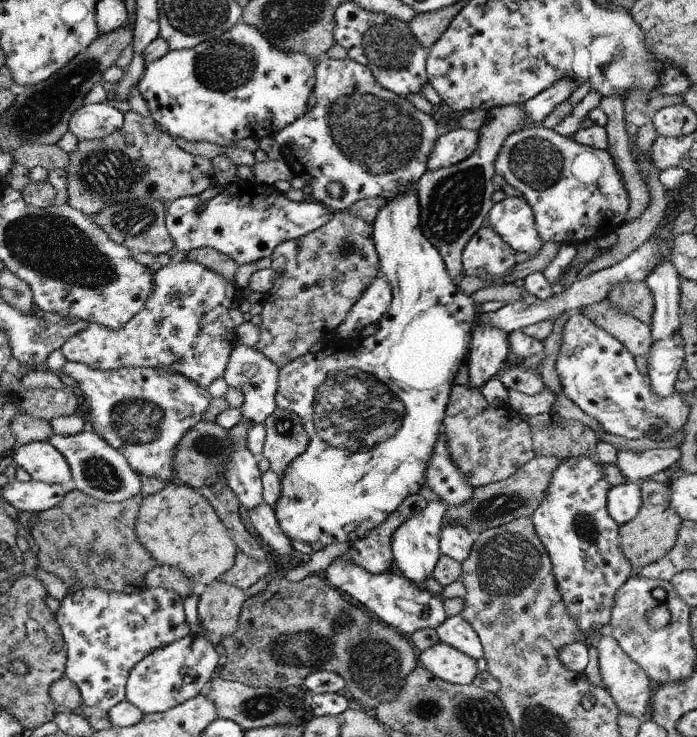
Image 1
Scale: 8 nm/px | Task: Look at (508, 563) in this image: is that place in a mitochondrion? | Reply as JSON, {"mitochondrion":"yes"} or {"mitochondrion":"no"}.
{"mitochondrion":"yes"}

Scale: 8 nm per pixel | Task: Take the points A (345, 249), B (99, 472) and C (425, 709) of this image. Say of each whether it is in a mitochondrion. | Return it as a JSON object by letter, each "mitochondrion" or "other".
{"A":"mitochondrion","B":"mitochondrion","C":"mitochondrion"}

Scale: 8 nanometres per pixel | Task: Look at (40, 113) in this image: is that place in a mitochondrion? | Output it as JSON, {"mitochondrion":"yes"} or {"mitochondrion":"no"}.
{"mitochondrion":"yes"}

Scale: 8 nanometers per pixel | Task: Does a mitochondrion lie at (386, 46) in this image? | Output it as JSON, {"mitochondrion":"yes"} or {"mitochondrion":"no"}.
{"mitochondrion":"yes"}

